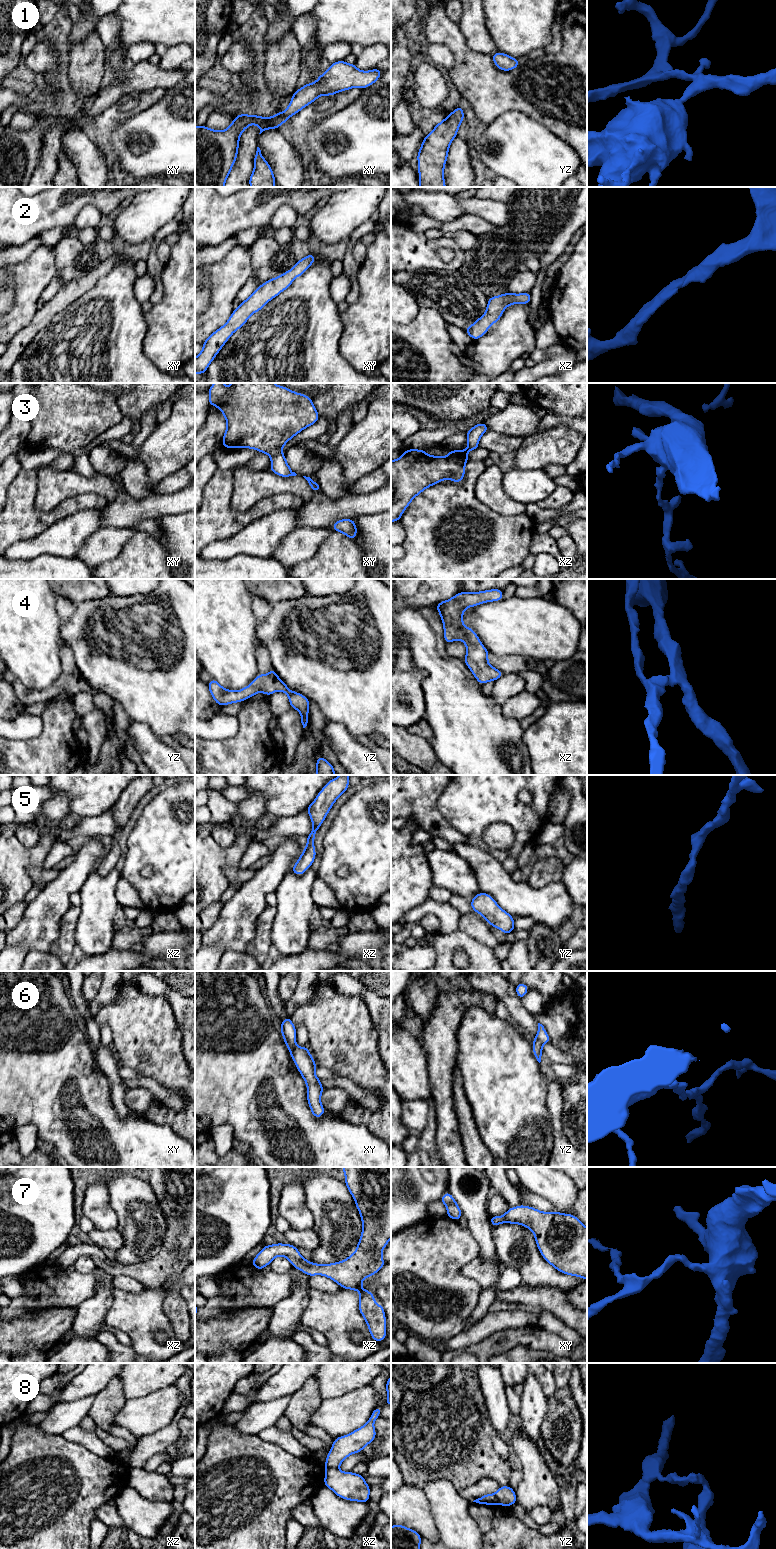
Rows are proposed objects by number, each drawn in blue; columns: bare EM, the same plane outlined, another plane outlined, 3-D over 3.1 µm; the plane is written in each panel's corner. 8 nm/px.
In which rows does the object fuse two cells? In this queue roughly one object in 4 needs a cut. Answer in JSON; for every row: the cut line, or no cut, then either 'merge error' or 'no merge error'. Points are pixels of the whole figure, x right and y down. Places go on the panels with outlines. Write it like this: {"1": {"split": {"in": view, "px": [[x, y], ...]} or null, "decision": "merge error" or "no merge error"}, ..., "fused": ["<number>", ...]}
{"1": {"split": null, "decision": "no merge error"}, "2": {"split": null, "decision": "no merge error"}, "3": {"split": null, "decision": "no merge error"}, "4": {"split": null, "decision": "no merge error"}, "5": {"split": null, "decision": "no merge error"}, "6": {"split": null, "decision": "no merge error"}, "7": {"split": null, "decision": "no merge error"}, "8": {"split": {"in": "xz", "px": [[326, 1466], [337, 1468]]}, "decision": "merge error"}, "fused": ["8"]}

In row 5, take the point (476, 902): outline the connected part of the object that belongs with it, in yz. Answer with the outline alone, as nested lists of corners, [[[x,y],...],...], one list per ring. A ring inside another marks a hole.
[[[478,893],[471,899],[471,908],[491,926],[503,931],[506,935],[515,930],[514,917],[504,911],[489,894]]]

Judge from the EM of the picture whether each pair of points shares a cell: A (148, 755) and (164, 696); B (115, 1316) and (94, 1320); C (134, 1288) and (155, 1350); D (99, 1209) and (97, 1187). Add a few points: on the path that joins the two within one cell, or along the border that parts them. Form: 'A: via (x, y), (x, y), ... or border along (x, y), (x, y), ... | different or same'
A: border along (134, 720), (145, 722), (158, 737) | different
B: border along (112, 1295), (112, 1305), (106, 1316), (105, 1323) | different
C: border along (114, 1287), (132, 1293), (140, 1293), (145, 1288) | different
D: via (97, 1204), (97, 1192) | same

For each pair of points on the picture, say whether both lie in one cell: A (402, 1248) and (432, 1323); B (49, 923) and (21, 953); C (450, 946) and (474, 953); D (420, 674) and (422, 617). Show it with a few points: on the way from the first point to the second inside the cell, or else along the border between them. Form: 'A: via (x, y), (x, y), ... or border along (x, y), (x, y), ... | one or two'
A: via (414, 1267), (414, 1278), (432, 1301), (432, 1304) | one
B: border along (10, 946), (21, 946), (28, 951) | two
C: via (456, 945), (466, 945), (468, 947) | one
D: border along (416, 666), (426, 672), (422, 682), (424, 692) | two

